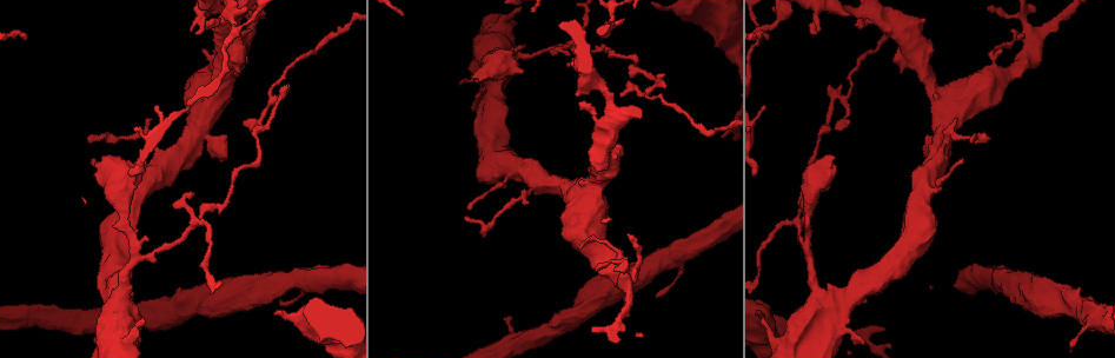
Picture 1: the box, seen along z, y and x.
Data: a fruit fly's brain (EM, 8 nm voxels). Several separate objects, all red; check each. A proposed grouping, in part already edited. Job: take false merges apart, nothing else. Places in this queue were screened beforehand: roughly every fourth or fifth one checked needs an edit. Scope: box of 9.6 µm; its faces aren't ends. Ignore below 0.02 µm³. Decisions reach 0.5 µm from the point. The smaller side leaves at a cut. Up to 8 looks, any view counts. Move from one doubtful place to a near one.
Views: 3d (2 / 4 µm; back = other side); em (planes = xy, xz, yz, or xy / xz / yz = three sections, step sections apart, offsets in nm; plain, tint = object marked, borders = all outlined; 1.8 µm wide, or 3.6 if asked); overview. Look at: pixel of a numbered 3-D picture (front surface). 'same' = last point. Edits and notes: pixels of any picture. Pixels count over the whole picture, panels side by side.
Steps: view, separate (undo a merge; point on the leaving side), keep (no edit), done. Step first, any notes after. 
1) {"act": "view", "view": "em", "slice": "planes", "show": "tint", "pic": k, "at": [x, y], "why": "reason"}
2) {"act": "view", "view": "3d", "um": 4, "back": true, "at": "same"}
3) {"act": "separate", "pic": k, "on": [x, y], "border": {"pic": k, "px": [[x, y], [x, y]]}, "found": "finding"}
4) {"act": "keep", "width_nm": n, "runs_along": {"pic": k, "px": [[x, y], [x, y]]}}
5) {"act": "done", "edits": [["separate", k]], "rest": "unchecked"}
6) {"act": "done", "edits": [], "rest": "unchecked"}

{"act": "view", "view": "3d", "um": 4, "pic": 1, "at": [196, 222], "why": "three-way junction"}

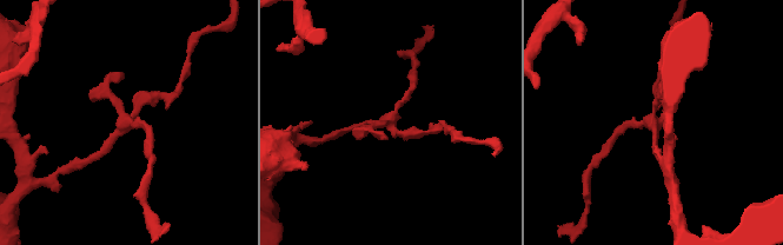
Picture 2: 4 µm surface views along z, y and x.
{"act": "view", "view": "em", "slice": "yz", "step": 8, "show": "tint", "pic": 2, "at": [655, 126], "why": "shape alone is not enough"}

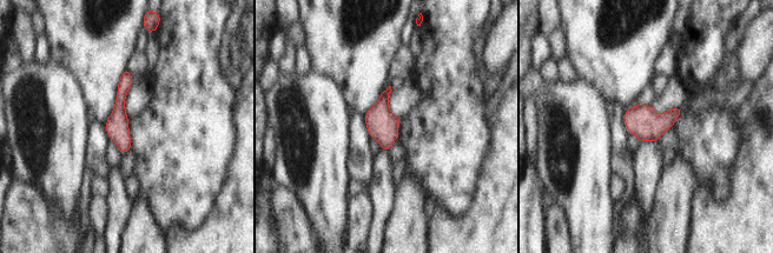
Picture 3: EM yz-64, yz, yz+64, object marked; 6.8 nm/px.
{"act": "keep", "runs_along": {"pic": 3, "px": [[126, 73], [119, 107], [123, 150]]}, "found": "continuous, no second neuron"}

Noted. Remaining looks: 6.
{"act": "view", "view": "em", "slice": "planes", "show": "tint", "pic": 1, "at": [607, 126], "why": "branch point"}

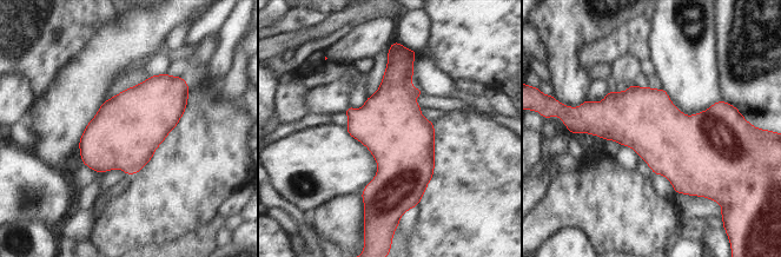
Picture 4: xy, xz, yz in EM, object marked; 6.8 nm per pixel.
{"act": "keep", "width_nm": 440, "found": "one neuron here"}

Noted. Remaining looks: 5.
{"act": "view", "view": "em", "slice": "xy", "step": 8, "show": "tint", "pic": 1, "at": [1031, 48], "why": "three arms meet"}

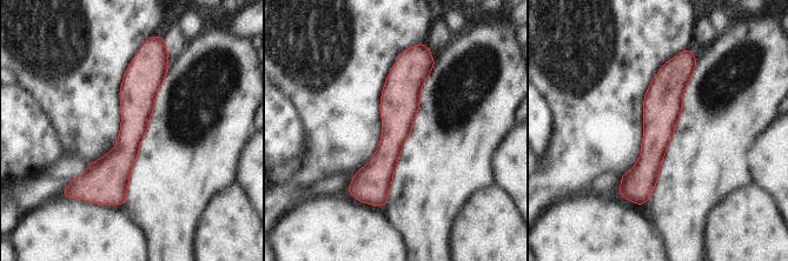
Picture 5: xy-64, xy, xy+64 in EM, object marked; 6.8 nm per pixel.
{"act": "view", "view": "em", "slice": "planes", "show": "borders", "at": "same"}

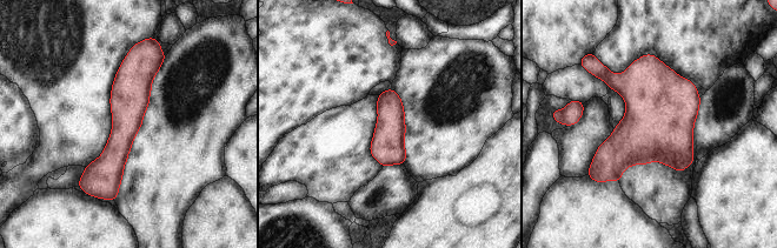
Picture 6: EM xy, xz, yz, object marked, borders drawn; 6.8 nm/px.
{"act": "keep", "runs_along": {"pic": 6, "px": [[132, 54], [113, 194]]}, "found": "continuous, no second neuron"}

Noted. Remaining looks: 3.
{"act": "done", "edits": [], "rest": "unchecked"}

